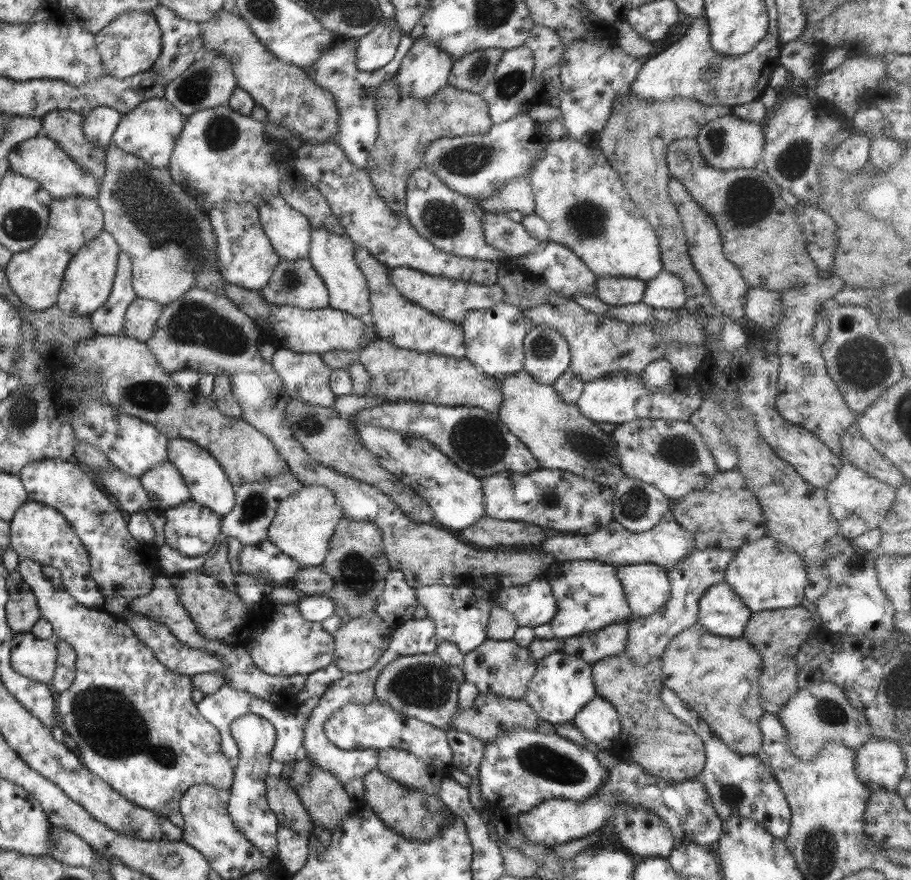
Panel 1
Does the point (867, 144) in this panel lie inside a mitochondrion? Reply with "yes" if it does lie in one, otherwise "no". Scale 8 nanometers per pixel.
no

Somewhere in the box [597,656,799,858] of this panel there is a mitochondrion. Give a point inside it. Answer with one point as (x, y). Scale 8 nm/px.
(732, 795)

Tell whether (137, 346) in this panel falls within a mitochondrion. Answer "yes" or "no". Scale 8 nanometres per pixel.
no

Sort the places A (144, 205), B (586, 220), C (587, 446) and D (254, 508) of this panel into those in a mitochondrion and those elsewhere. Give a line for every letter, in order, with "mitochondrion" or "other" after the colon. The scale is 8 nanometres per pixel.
A: mitochondrion
B: mitochondrion
C: mitochondrion
D: mitochondrion

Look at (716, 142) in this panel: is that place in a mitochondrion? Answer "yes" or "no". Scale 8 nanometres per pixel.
yes

